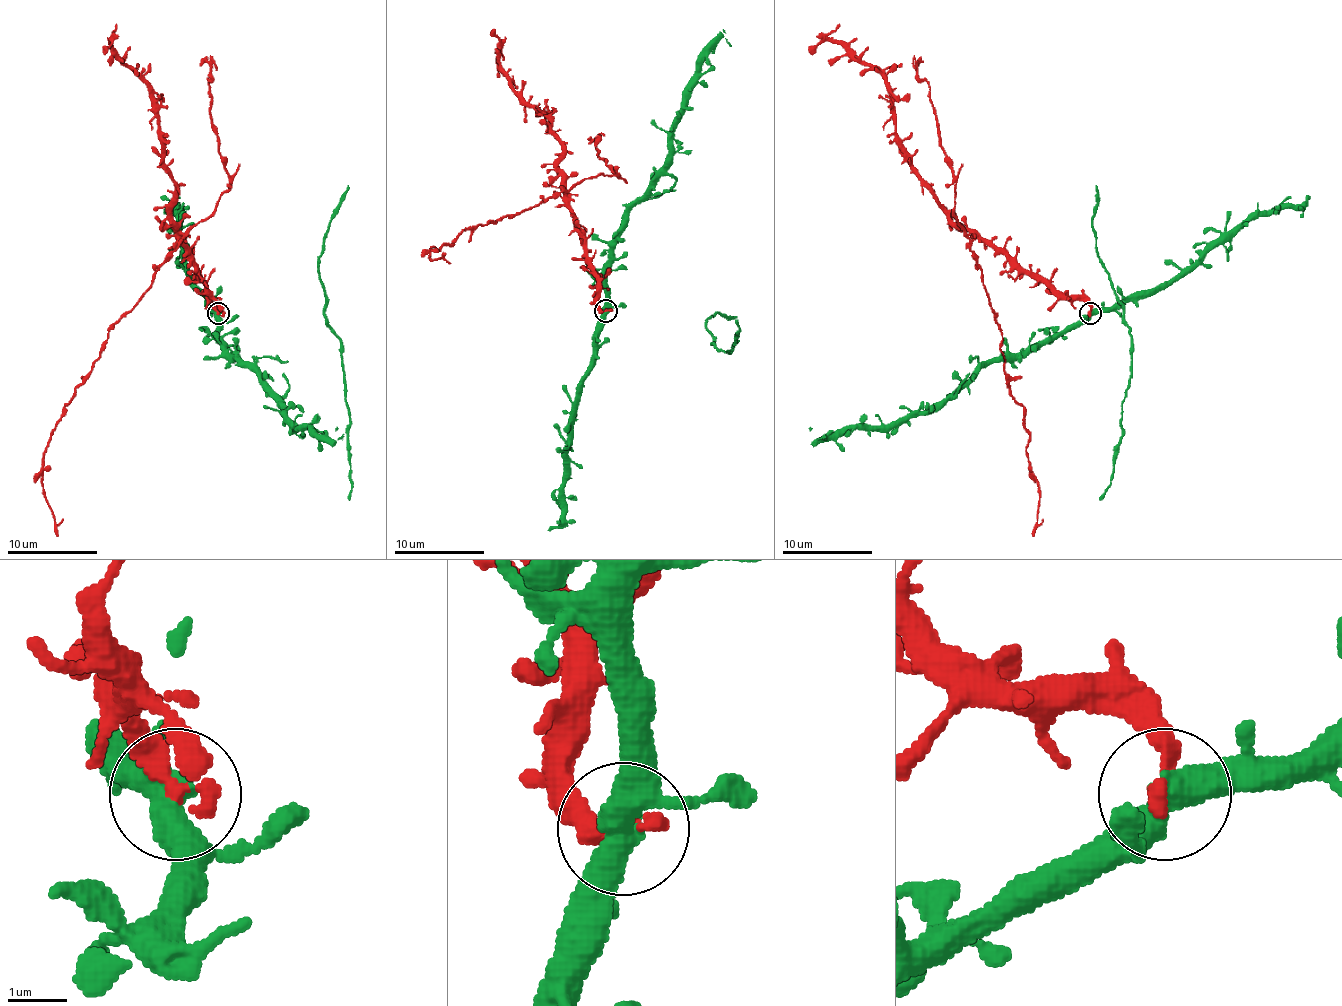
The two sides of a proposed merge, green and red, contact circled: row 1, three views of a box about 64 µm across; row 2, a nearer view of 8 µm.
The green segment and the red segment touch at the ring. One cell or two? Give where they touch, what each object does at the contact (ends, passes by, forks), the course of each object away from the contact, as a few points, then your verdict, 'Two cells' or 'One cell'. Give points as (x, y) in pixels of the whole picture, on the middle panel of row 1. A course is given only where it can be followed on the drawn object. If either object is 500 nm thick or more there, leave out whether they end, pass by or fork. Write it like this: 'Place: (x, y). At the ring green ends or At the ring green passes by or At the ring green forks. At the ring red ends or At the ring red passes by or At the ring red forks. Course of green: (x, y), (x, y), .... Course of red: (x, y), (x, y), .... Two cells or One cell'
Place: (605, 311). At the ring green passes by. At the ring red ends. Course of green: (605, 310), (605, 267), (623, 215), (664, 170), (670, 152), (670, 131), (682, 116), (695, 61), (725, 30). Course of red: (605, 310), (587, 238), (562, 190), (496, 222), (467, 226), (451, 244), (431, 249), (431, 258), (444, 254). Two cells

